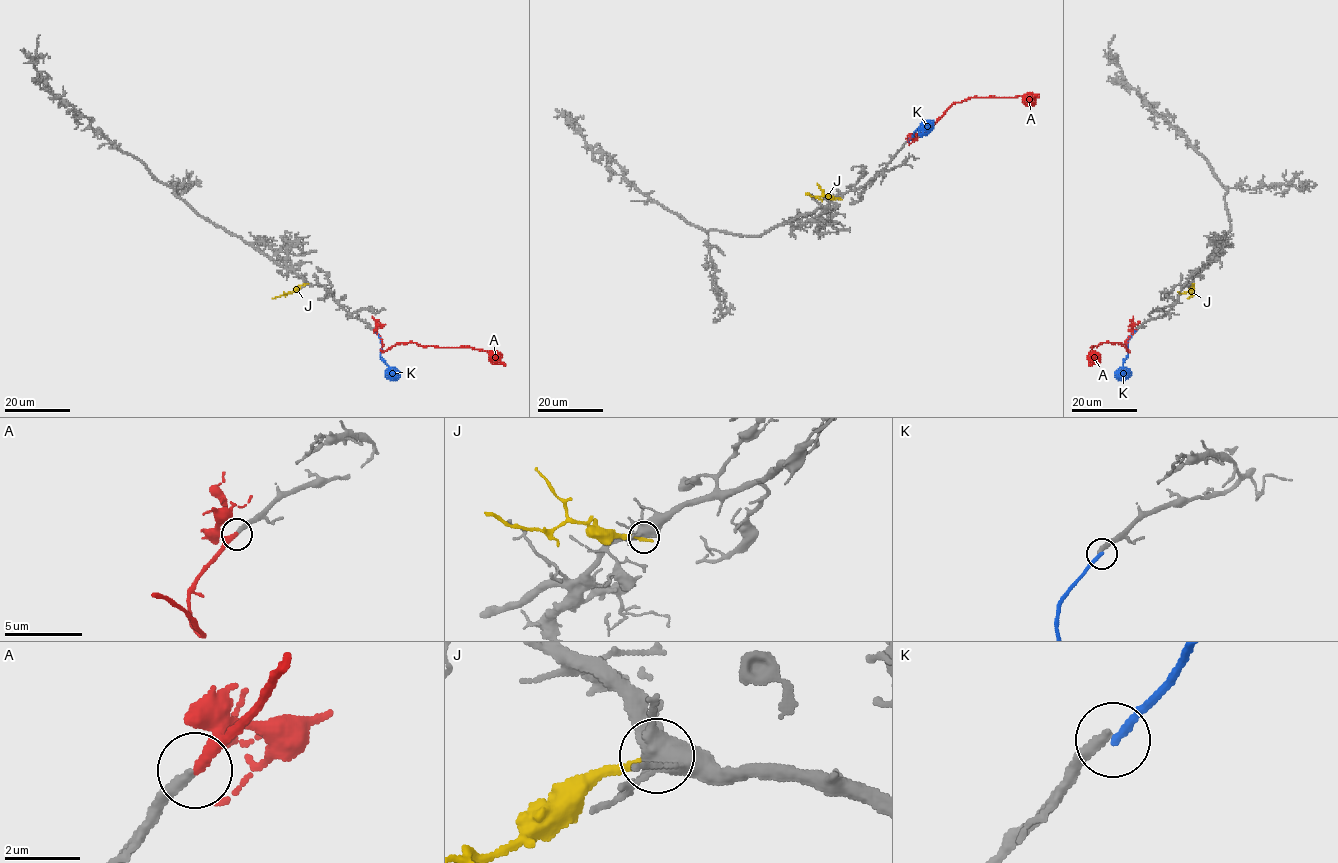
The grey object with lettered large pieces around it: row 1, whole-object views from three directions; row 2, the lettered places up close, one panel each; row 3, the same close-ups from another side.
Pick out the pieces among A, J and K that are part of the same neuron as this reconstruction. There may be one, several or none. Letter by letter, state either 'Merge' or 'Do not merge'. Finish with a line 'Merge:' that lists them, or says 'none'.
A: Merge
J: Do not merge
K: Do not merge
Merge: A

